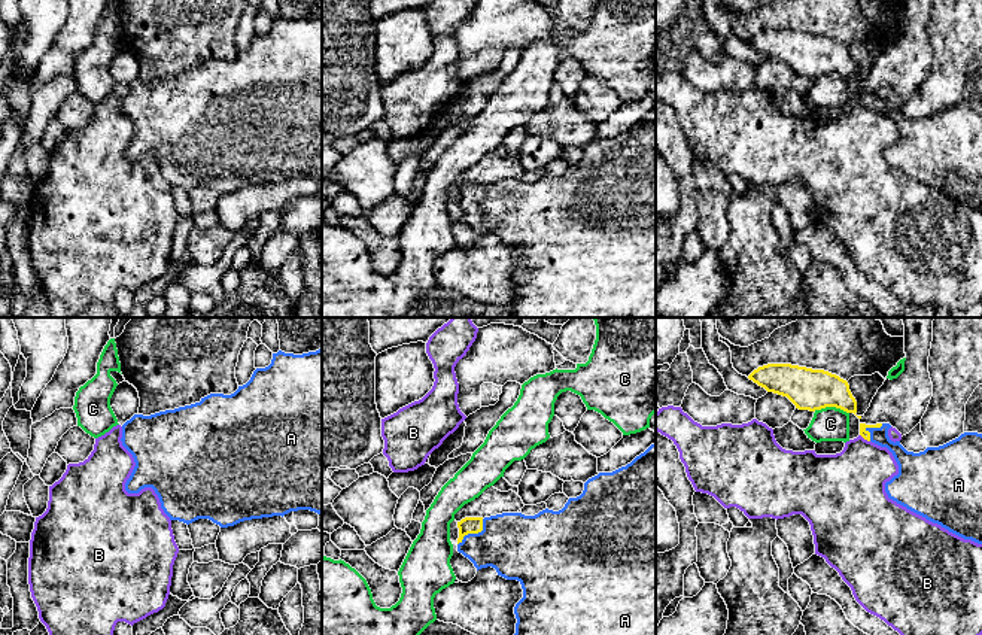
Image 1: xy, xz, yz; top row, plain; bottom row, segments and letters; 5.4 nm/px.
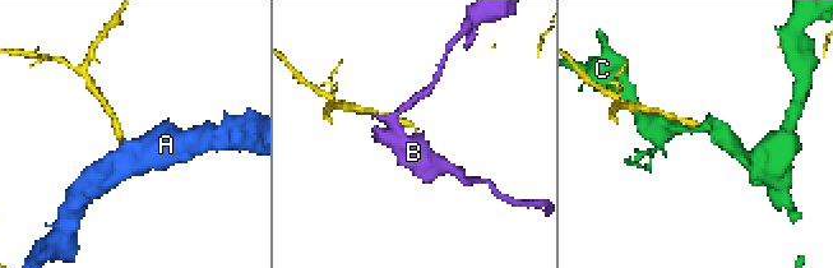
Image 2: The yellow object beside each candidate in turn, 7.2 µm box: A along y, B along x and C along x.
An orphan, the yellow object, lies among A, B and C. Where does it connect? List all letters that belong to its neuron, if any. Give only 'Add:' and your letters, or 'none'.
Add: A

